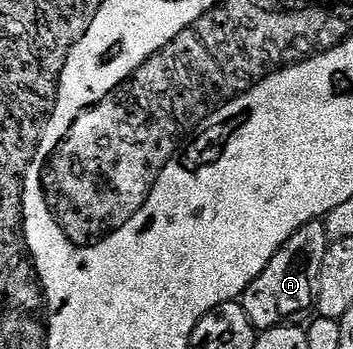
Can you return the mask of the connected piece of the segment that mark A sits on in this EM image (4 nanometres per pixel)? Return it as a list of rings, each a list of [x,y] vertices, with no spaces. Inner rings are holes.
[[[321,220],[308,223],[280,247],[280,251],[264,267],[264,271],[246,288],[240,298],[240,304],[246,308],[248,319],[255,330],[273,329],[275,325],[284,325],[298,319],[301,313],[315,308],[318,299],[318,280],[320,266],[324,264],[324,251],[331,240],[326,236],[326,226]]]

